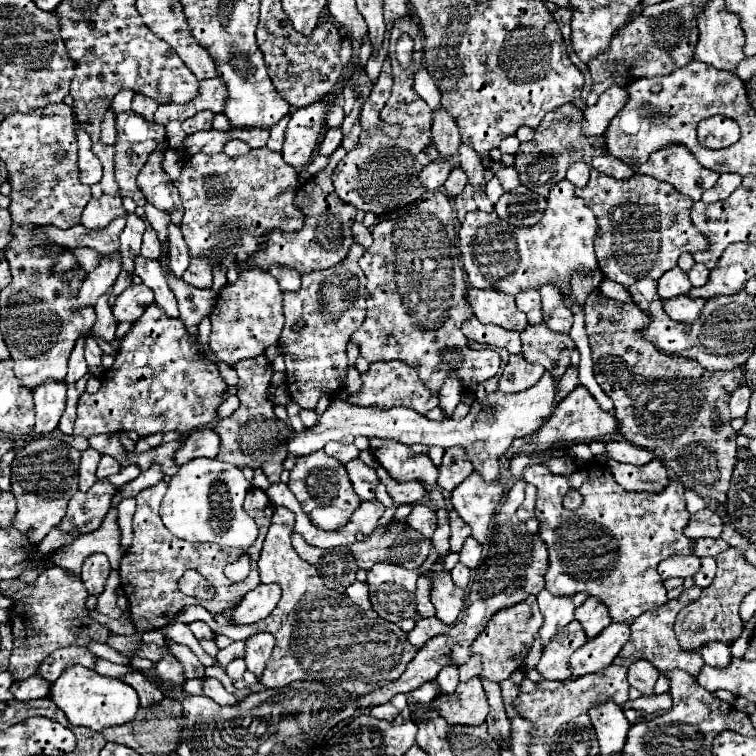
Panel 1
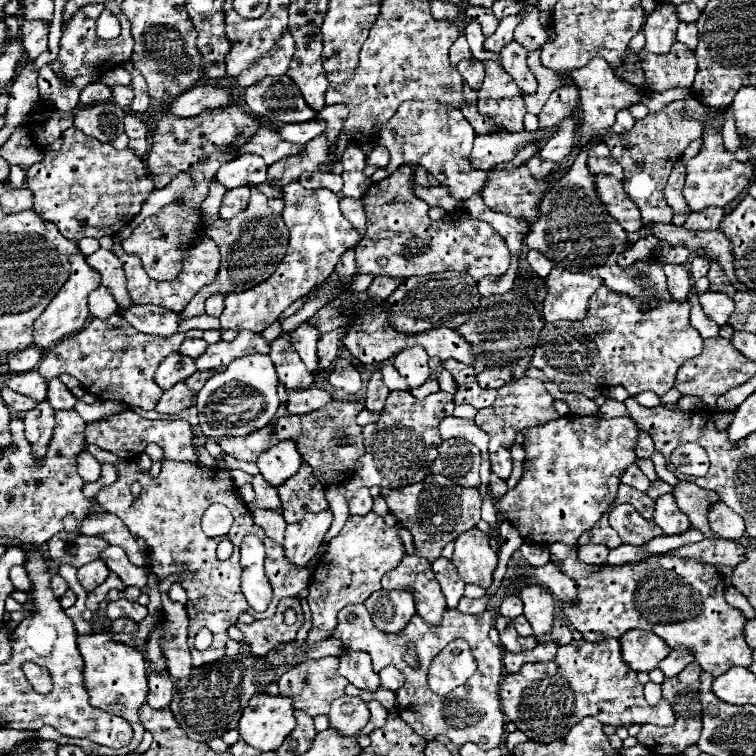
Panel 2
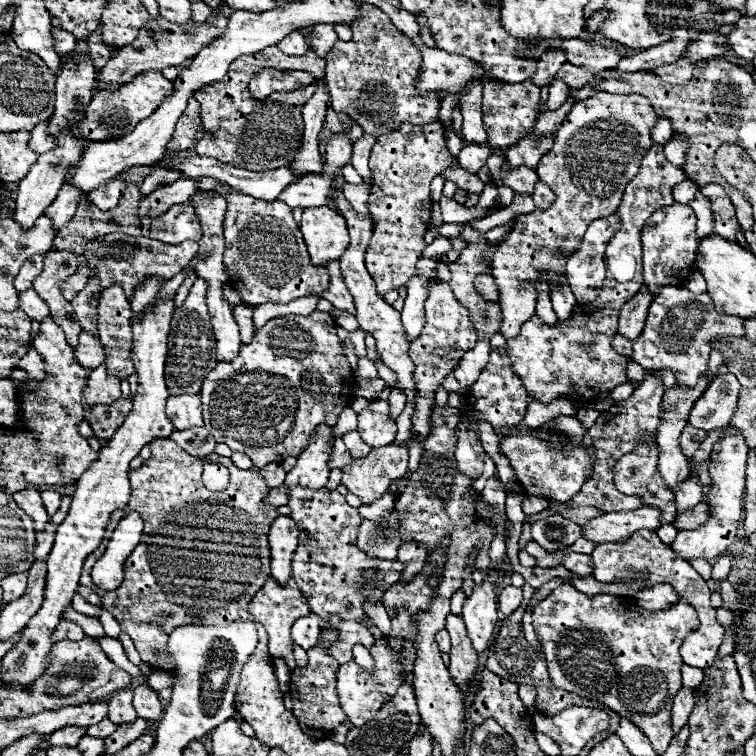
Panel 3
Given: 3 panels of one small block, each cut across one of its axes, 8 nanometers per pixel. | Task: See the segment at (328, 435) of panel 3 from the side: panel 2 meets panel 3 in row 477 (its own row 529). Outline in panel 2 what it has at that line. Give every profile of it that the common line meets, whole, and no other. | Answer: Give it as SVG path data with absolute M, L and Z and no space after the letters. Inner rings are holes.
M326 508L322 512L308 512L296 524L286 526L284 536L284 554L296 566L306 566L308 560L318 554L318 546L332 524L332 510Z

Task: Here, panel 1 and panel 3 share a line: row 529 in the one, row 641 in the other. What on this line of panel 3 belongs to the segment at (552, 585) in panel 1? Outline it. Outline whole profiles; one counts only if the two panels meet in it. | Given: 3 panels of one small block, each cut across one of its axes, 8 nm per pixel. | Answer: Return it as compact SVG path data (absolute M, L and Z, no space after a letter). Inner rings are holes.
M560 584L552 590L548 598L544 598L532 610L532 626L538 634L538 640L544 648L546 664L554 686L574 692L580 698L590 698L606 704L610 710L618 712L620 718L634 722L652 742L658 754L664 754L674 736L670 724L670 710L674 694L682 688L680 668L680 646L698 628L696 610L686 602L676 602L666 610L648 612L632 602L626 596L612 594L596 594L586 596L578 592L572 584Z

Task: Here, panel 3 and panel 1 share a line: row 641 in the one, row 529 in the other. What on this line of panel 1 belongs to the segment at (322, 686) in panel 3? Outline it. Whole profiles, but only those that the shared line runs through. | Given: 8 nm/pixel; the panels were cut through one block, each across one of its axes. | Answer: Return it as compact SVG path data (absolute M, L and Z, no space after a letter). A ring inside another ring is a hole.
M324 450L298 458L298 464L290 470L288 488L290 488L290 492L294 492L296 500L300 502L302 510L308 514L312 524L318 526L320 530L342 528L350 520L354 510L362 504L362 500L358 500L358 496L348 480L346 466L342 462L338 462L336 458L326 456Z

